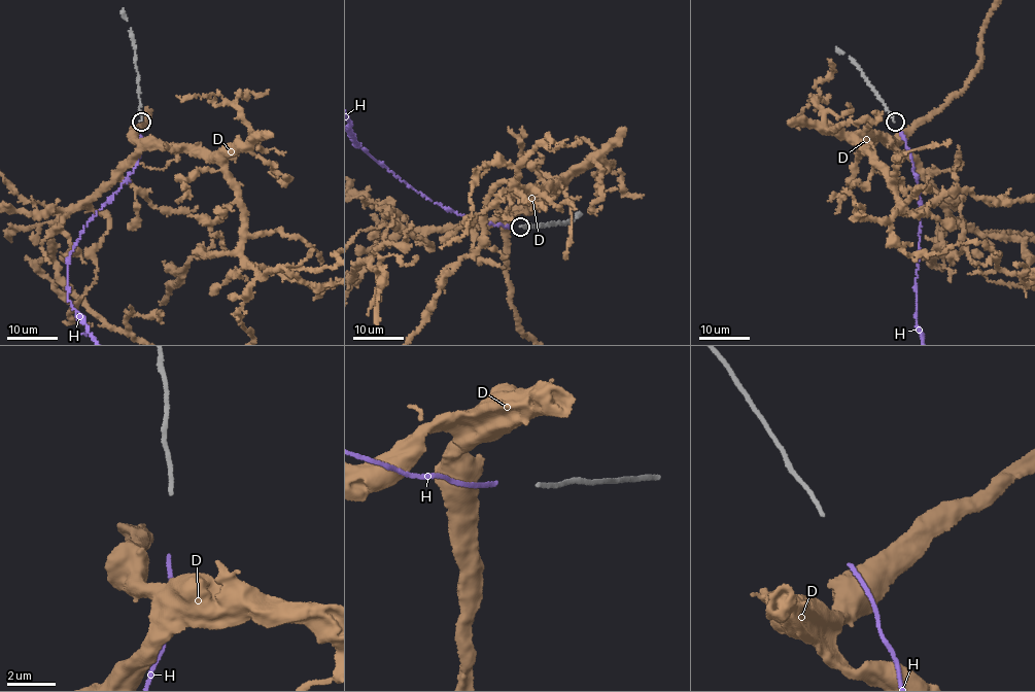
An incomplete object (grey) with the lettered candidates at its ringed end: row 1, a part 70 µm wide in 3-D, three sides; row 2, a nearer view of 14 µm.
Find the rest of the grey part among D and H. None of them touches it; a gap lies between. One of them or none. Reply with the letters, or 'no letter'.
H

